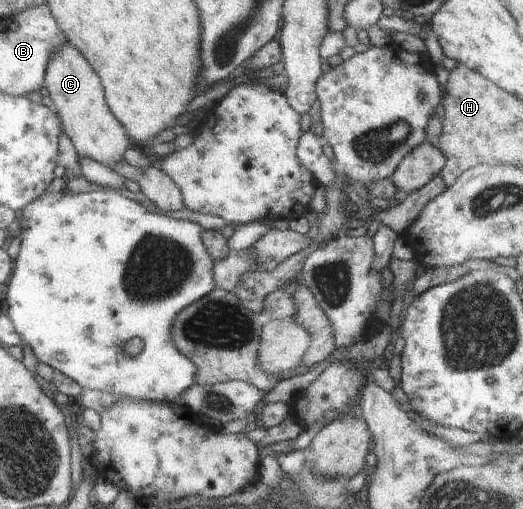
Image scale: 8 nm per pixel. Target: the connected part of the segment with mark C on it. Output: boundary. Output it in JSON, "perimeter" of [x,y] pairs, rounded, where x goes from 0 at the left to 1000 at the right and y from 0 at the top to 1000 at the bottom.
{"perimeter":[[[130,77],[96,114],[88,130],[84,169],[92,175],[90,200],[117,238],[120,255],[138,277],[149,305],[172,308],[220,336],[235,312],[250,271],[237,248],[218,230],[201,196],[201,179],[182,136],[157,102]]]}

